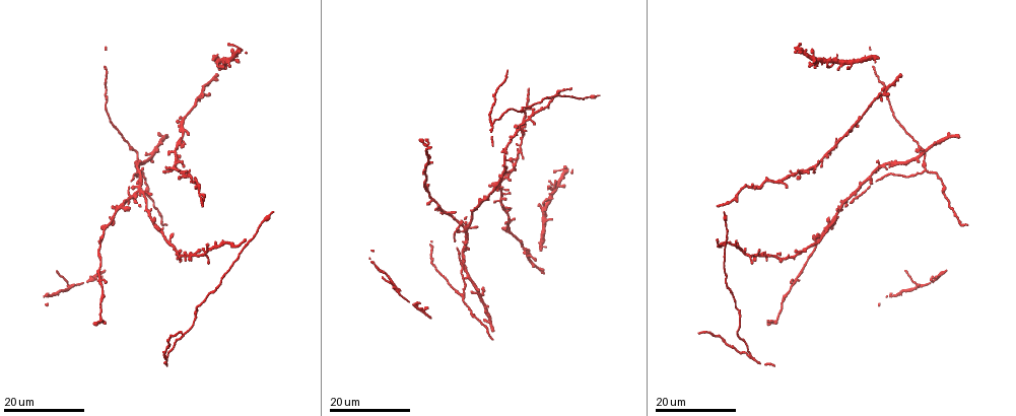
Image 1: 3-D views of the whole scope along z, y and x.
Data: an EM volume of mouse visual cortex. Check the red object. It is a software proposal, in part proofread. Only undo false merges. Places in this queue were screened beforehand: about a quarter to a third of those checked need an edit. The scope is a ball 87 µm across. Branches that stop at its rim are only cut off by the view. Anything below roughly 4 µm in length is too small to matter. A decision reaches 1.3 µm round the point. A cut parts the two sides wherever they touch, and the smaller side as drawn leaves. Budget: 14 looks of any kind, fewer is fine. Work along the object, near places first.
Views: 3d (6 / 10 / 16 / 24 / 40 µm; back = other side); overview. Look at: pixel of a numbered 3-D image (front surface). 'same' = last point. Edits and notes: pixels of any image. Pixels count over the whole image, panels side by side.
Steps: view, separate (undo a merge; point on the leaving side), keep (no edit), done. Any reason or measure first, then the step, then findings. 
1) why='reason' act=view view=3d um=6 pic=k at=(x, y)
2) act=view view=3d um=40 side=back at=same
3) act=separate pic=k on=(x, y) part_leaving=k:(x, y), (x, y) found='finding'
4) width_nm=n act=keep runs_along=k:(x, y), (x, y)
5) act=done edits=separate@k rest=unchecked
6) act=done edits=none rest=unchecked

why='looks like a crossing' act=view view=3d um=16 pic=1 at=(531, 115)

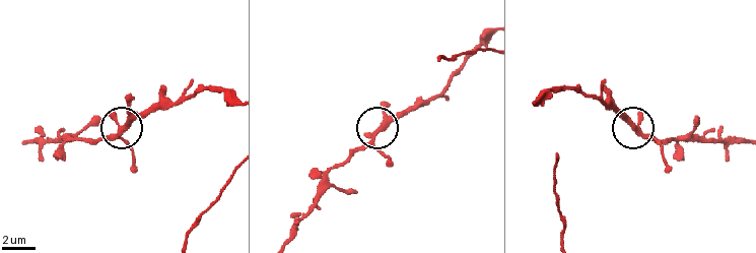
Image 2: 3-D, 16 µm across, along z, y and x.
act=view view=3d um=6 pic=2 at=(121, 131)

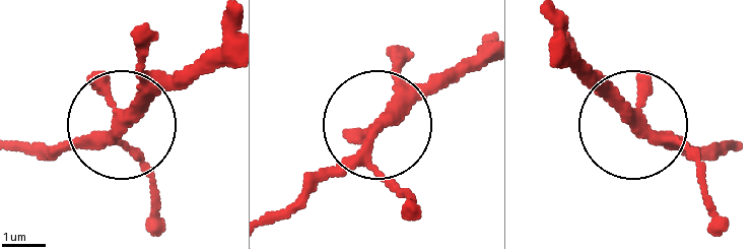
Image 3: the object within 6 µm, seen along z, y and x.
arms=4 act=keep runs_along=3:(642, 123), (720, 145) found='continuous, no second neuron'

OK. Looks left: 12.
why='four or more arms meet' act=view view=3d um=24 pic=1 at=(133, 196)

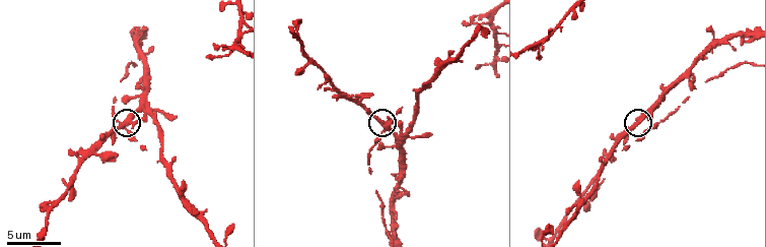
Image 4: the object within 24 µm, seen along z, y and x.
act=view view=3d um=10 pic=4 at=(128, 118)

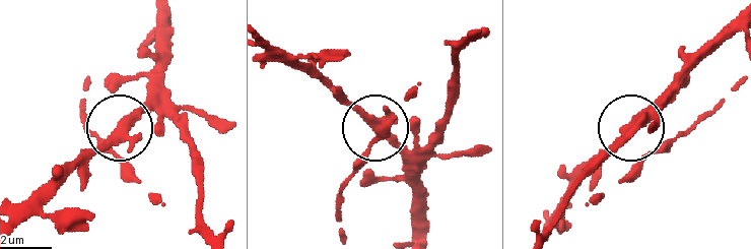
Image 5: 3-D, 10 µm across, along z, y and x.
act=keep found='continuous, no second neuron'

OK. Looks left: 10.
act=view view=3d um=24 pic=1 at=(927, 169)

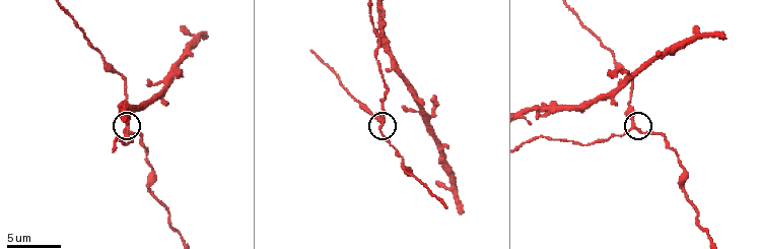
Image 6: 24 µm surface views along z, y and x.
act=view view=3d um=6 pic=6 at=(127, 127)

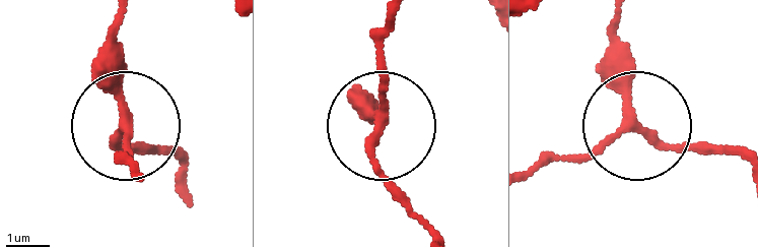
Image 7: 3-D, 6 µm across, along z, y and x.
act=keep runs_along=7:(528, 173), (604, 151), (633, 122), (615, 24) found='all the same neuron'

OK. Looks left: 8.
act=view view=3d um=10 pic=4 at=(51, 204)

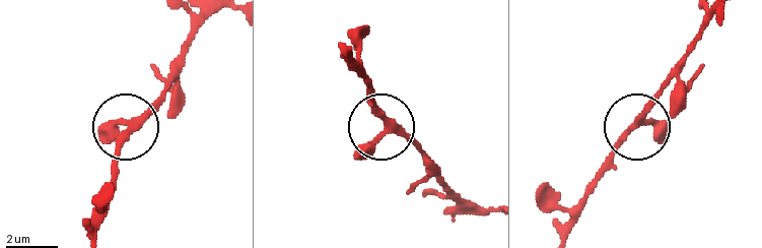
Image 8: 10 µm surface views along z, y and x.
width_nm=250 act=keep runs_along=8:(471, 208), (418, 149), (384, 128), (368, 79) found='all the same neuron'

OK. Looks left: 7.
why='calibre changes' act=view view=3d um=24 pic=1 at=(105, 97)

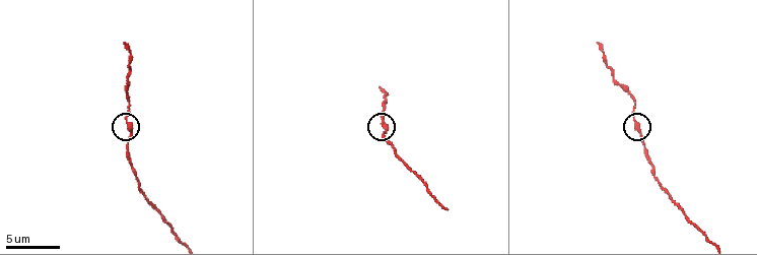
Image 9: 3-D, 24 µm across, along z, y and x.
why='closer look' act=view view=3d um=6 pic=9 at=(635, 120)

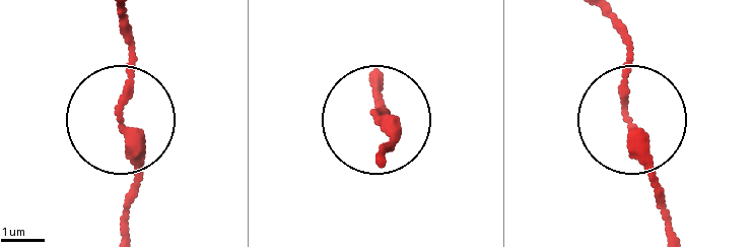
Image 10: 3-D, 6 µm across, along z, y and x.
width_nm=240 act=keep found='one neuron here'

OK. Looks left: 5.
why='thick turns thin' act=view view=3d um=16 pic=1 at=(561, 92)

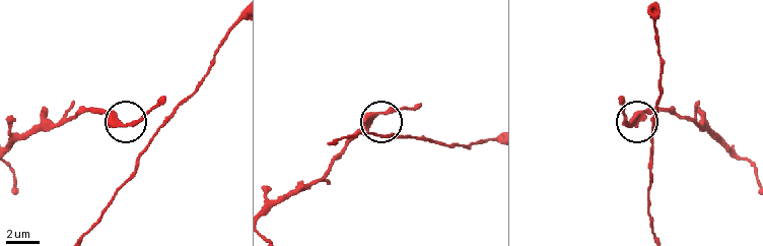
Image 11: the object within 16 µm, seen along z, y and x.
act=view view=3d um=6 pic=11 at=(126, 124)

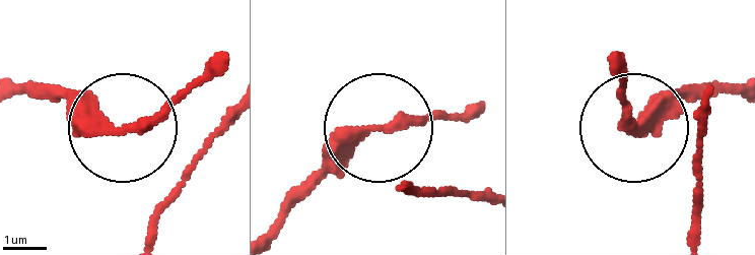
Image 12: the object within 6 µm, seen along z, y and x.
act=keep found='all the same neuron'

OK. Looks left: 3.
act=done edits=none rest=unchecked

